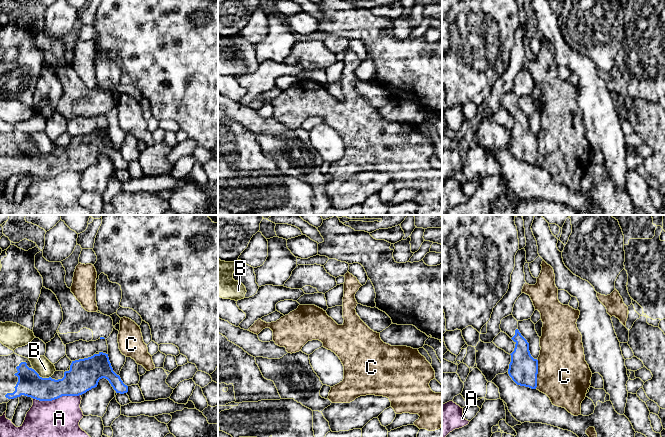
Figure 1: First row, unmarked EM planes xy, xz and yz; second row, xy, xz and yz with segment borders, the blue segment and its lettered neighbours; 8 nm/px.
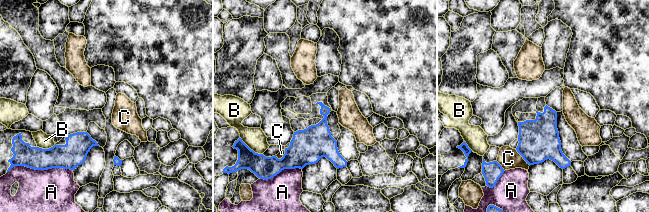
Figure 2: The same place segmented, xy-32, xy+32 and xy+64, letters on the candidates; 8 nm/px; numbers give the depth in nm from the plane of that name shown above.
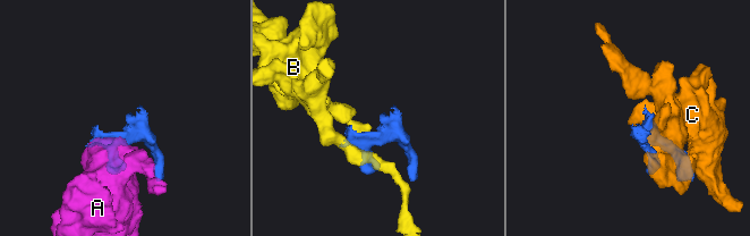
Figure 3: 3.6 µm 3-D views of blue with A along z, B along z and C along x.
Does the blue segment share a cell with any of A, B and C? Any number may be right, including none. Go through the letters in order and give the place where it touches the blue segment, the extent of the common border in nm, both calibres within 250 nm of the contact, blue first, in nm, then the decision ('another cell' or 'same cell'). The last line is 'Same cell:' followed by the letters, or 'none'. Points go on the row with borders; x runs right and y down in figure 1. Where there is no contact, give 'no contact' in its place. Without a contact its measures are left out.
A: contact xy (56, 398); length 400 nm; calibres 220 and 300 nm; another cell
B: contact xy (41, 377); length 180 nm; calibres 200 and 140 nm; another cell
C: contact yz (537, 373); length 240 nm; calibres 240 and 420 nm; another cell
Same cell: none

